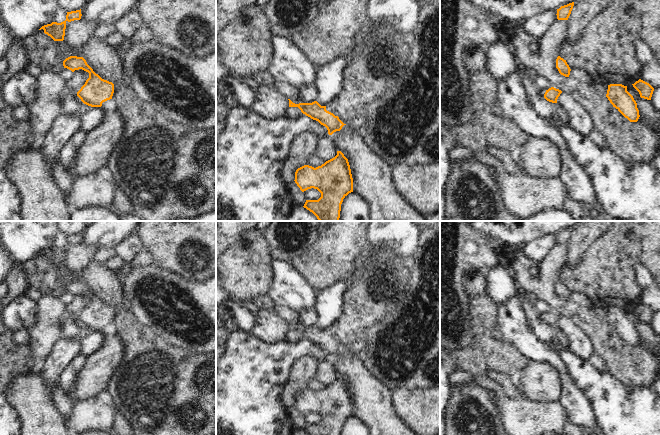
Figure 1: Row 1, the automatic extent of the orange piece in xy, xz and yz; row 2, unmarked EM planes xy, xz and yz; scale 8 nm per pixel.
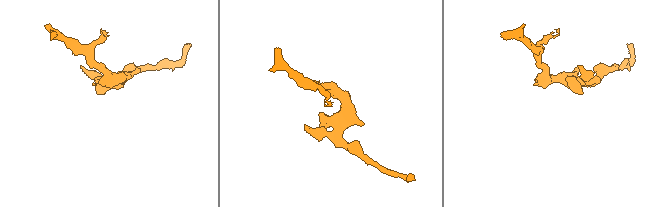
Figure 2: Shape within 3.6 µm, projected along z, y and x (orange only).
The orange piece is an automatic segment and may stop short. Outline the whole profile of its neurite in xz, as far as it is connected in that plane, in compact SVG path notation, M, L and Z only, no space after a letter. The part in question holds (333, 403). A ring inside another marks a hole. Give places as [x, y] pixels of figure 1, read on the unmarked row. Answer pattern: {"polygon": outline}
{"polygon": "M341 375L316 392L298 392L294 405L302 416L314 412L321 417L318 424L306 424L303 431L309 435L341 435L343 423L353 416L350 389Z"}

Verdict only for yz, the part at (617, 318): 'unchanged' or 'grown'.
unchanged

